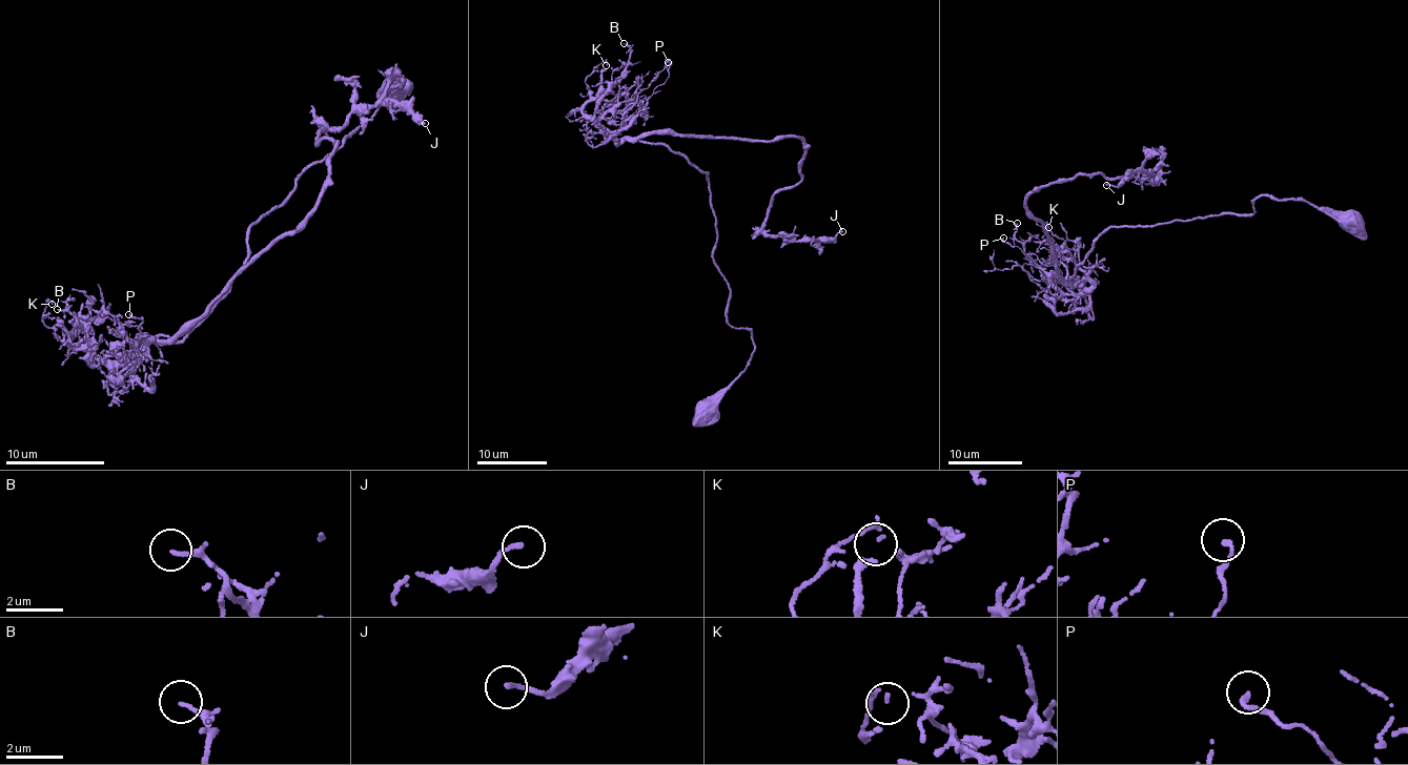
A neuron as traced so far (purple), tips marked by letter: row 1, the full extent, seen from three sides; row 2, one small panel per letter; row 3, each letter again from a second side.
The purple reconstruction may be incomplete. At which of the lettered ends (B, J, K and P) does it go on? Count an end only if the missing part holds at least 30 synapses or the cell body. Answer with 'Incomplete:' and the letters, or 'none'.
Incomplete: none

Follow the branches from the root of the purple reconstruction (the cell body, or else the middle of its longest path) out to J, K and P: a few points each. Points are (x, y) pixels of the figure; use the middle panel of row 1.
J: (707, 409), (753, 335), (726, 319), (707, 172), (640, 139), (797, 137), (801, 179), (764, 228), (842, 231)
K: (707, 409), (754, 351), (749, 330), (726, 319), (707, 172), (585, 118), (586, 81), (606, 65)
P: (707, 409), (754, 351), (749, 330), (726, 319), (707, 172), (612, 133), (667, 80), (668, 62)

